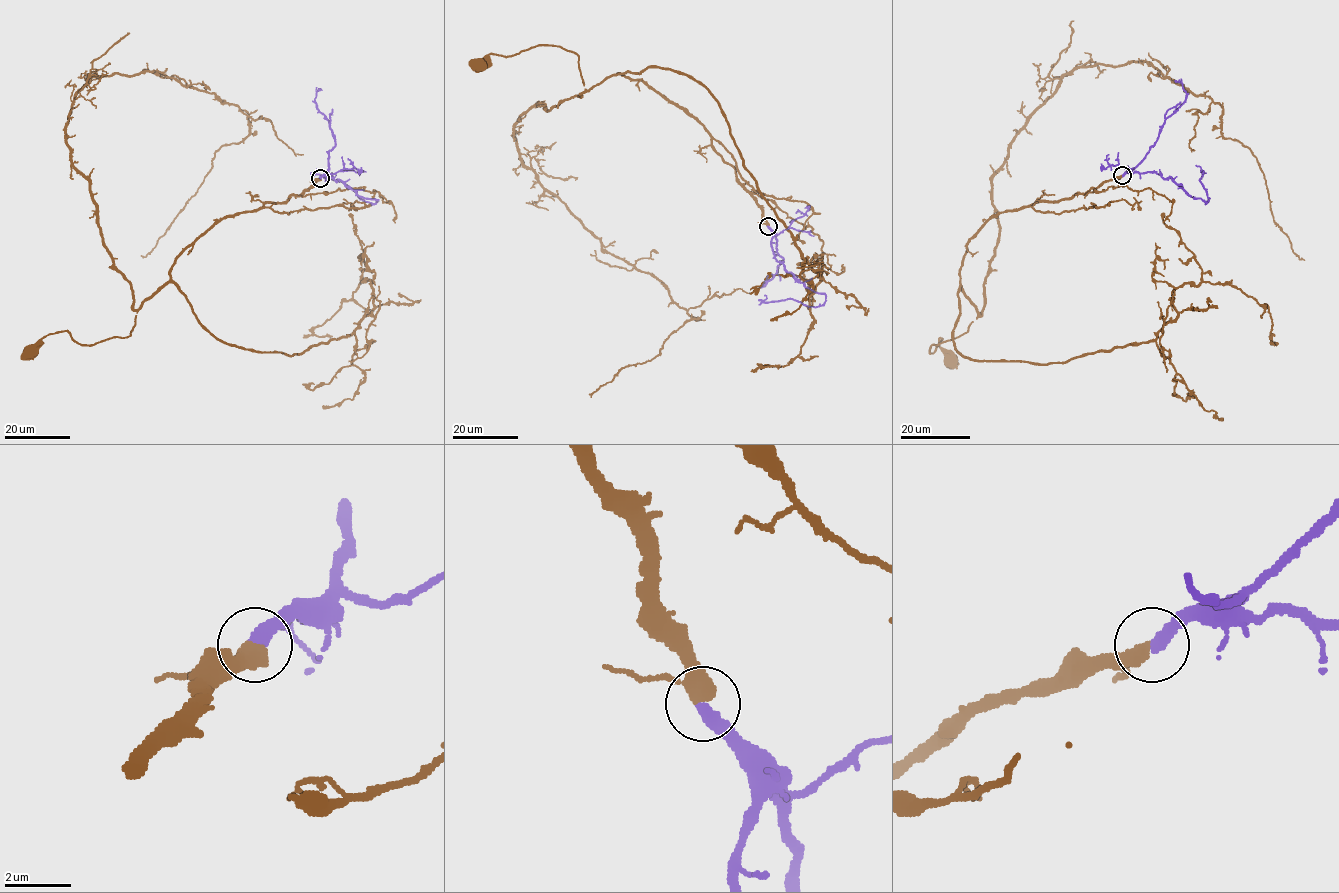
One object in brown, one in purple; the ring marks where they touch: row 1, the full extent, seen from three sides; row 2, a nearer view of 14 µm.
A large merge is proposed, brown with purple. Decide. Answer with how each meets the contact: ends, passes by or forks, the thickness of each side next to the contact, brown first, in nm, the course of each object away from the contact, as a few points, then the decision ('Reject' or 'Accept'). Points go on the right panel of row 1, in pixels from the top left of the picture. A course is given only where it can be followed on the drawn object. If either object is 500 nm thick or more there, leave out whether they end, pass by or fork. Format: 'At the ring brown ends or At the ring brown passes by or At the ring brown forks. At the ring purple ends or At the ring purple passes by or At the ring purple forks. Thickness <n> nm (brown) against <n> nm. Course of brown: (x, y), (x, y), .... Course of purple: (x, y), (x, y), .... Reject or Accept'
At the ring brown passes by. At the ring purple ends. Thickness 360 nm (brown) against 400 nm. Course of brown: (1121, 175), (994, 214), (972, 237), (960, 285), (978, 316), (929, 351), (939, 338), (950, 358). Course of purple: (1122, 175), (1156, 172), (1206, 202), (1206, 190), (1199, 181), (1203, 171), (1195, 165). Accept

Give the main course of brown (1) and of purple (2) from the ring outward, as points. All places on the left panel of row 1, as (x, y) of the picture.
1: (320, 178), (286, 201), (213, 224), (177, 257), (126, 337), (85, 345), (67, 331), (51, 333), (31, 350)
2: (320, 178), (340, 180), (358, 195), (378, 200), (362, 200), (343, 183), (317, 174), (317, 168)

